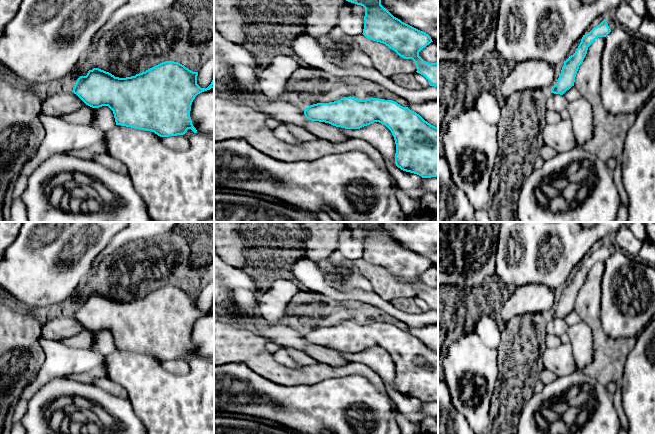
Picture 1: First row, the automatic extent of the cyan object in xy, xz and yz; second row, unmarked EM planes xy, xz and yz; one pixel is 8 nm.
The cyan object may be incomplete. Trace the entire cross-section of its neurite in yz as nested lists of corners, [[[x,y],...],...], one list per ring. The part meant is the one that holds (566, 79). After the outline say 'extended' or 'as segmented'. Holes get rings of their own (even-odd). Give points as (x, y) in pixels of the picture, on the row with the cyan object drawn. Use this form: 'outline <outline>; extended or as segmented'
outline [[[606,19],[598,26],[594,27],[589,33],[583,35],[581,42],[575,53],[564,62],[557,83],[552,87],[551,93],[563,95],[567,90],[574,86],[575,77],[579,66],[582,64],[588,47],[598,38],[606,37],[611,32]]]; as segmented

